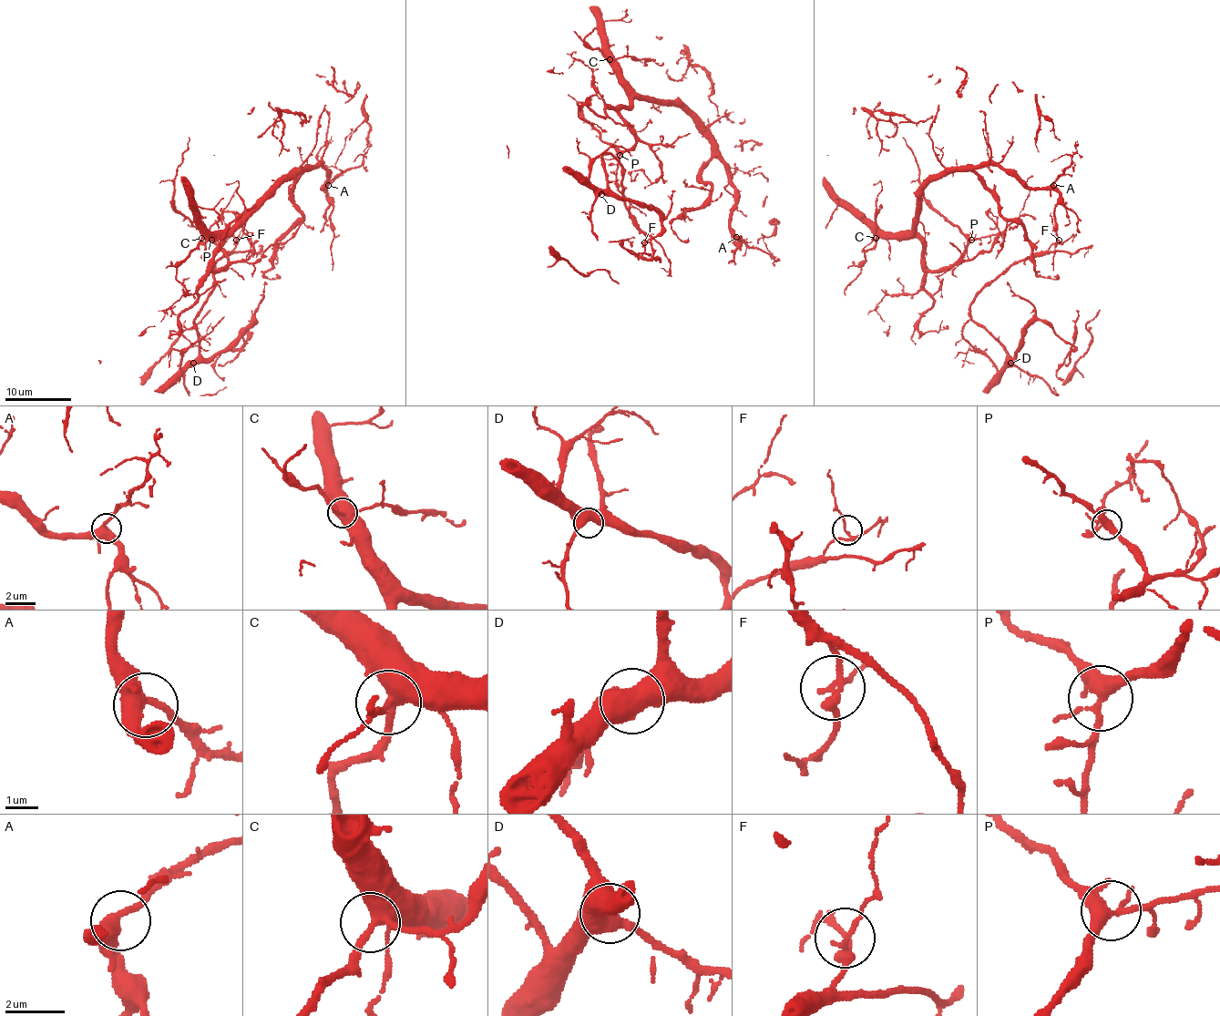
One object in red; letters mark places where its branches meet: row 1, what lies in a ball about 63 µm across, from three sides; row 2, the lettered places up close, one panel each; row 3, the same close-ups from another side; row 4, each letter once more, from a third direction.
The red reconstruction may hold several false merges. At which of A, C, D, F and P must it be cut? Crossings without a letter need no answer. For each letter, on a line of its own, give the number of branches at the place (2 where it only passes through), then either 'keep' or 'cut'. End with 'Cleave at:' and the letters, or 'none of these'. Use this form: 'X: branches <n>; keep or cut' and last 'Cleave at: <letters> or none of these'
A: branches 4; keep
C: branches 3; keep
D: branches 3; keep
F: branches 3; keep
P: branches 5; keep
Cleave at: none of these

